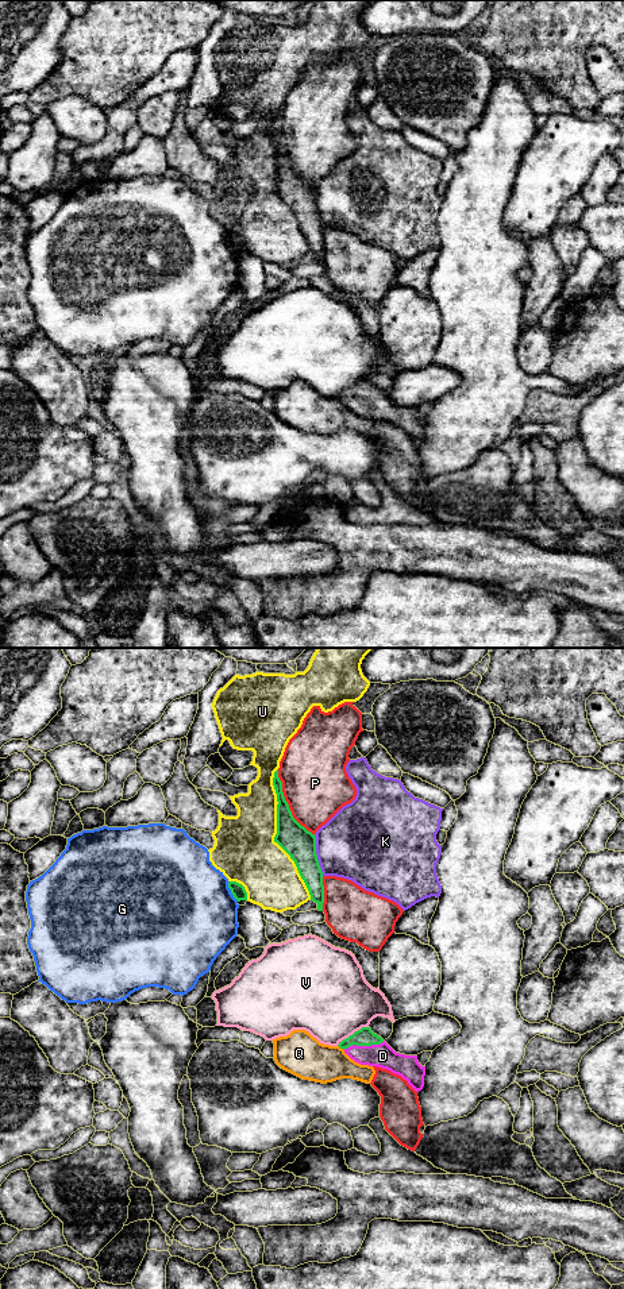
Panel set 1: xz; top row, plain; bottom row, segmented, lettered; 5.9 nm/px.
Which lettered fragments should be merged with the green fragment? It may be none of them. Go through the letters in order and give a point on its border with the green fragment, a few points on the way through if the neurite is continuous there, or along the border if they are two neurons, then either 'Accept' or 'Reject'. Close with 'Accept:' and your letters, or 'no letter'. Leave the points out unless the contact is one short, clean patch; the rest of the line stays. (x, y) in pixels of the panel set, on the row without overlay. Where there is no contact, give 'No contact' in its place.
D: Touches green at xz (364, 397). Path across: xz (365, 389), (364, 397), (382, 408). Accept
G: Touches green at xz (231, 243). Reject
K: Touches green at xz (316, 208). Reject
P: Touches green at xz (287, 155). Reject
Q: Touches green at xz (341, 400). Reject
U: Touches green at xz (276, 186). Reject
V: Touches green at xz (353, 386). Reject
Accept: D

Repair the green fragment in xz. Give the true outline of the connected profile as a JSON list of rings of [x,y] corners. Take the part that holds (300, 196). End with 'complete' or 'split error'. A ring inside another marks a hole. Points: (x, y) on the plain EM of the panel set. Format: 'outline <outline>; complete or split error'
outline [[[278,121],[274,124],[273,138],[277,146],[277,194],[294,213],[297,223],[304,232],[311,252],[323,263],[324,238],[323,224],[316,207],[316,189],[301,178],[292,167],[288,154],[282,144],[282,134]]]; complete

